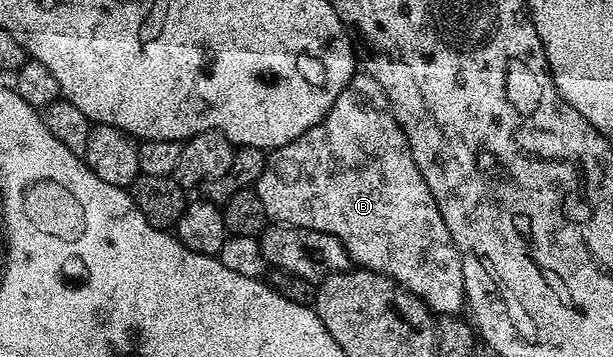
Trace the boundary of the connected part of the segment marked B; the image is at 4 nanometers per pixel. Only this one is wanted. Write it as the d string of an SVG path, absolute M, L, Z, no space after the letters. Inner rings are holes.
M356 73L333 103L333 109L313 129L267 155L267 168L254 185L272 224L329 233L345 245L360 268L375 271L403 290L415 295L436 316L455 317L465 307L465 285L457 249L437 201L413 161L403 127L395 119L391 102L374 74Z

